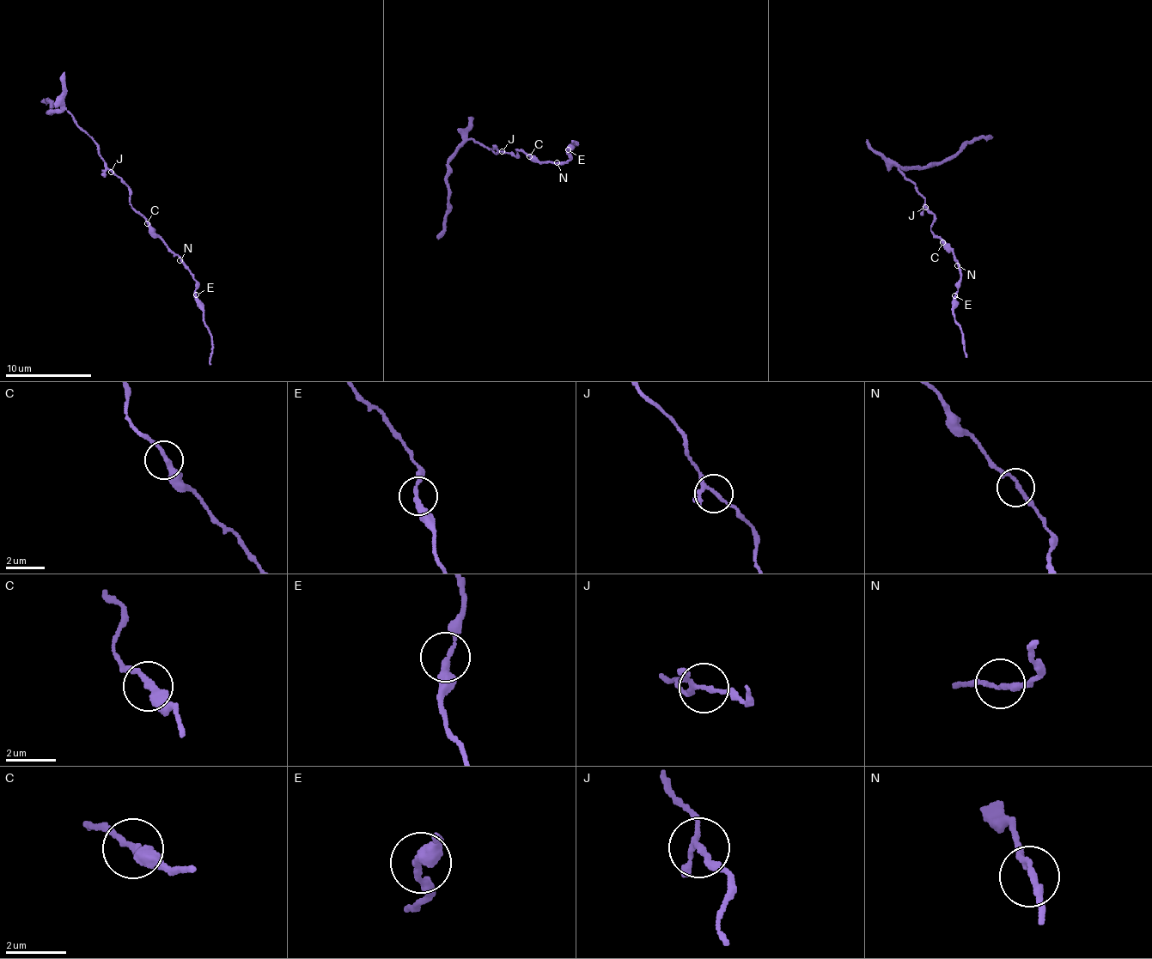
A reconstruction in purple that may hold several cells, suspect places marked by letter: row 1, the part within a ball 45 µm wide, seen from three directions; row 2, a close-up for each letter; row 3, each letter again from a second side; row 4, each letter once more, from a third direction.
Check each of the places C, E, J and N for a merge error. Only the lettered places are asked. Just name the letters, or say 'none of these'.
none of these

